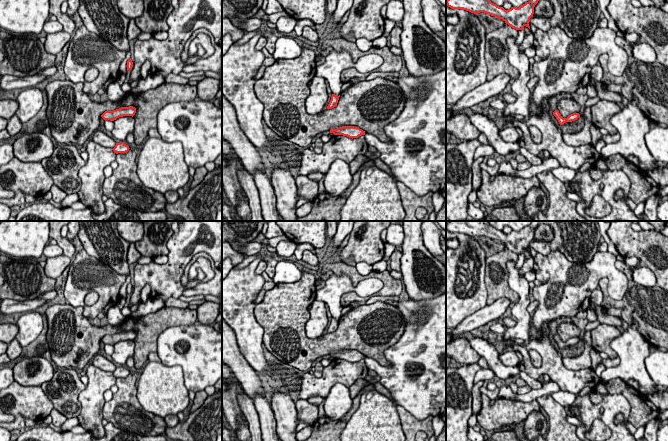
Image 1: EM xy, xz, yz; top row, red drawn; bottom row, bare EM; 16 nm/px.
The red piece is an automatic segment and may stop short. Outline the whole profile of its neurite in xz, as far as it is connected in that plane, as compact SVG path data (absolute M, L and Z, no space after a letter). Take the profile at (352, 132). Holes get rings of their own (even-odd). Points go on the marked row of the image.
M342 126L337 129L330 129L330 133L333 133L334 135L347 136L352 139L358 138L361 135L365 135L365 131L354 126Z

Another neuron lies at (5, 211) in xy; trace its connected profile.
M0 203L0 221L7 221L11 214L11 208L6 204Z

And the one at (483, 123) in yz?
M476 113L470 115L469 119L472 125L487 137L489 145L492 146L498 154L505 156L511 152L519 151L532 165L537 166L542 164L543 160L539 156L533 155L528 152L527 149L520 147L518 141L505 142L499 135L500 130L492 121L491 116Z

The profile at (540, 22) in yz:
M533 16L530 18L530 23L532 23L537 29L541 29L544 32L548 32L551 29L550 21L550 18L545 18L543 16Z

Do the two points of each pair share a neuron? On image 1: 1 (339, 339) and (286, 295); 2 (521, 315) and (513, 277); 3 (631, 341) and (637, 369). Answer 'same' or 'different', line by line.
1: same
2: same
3: same

